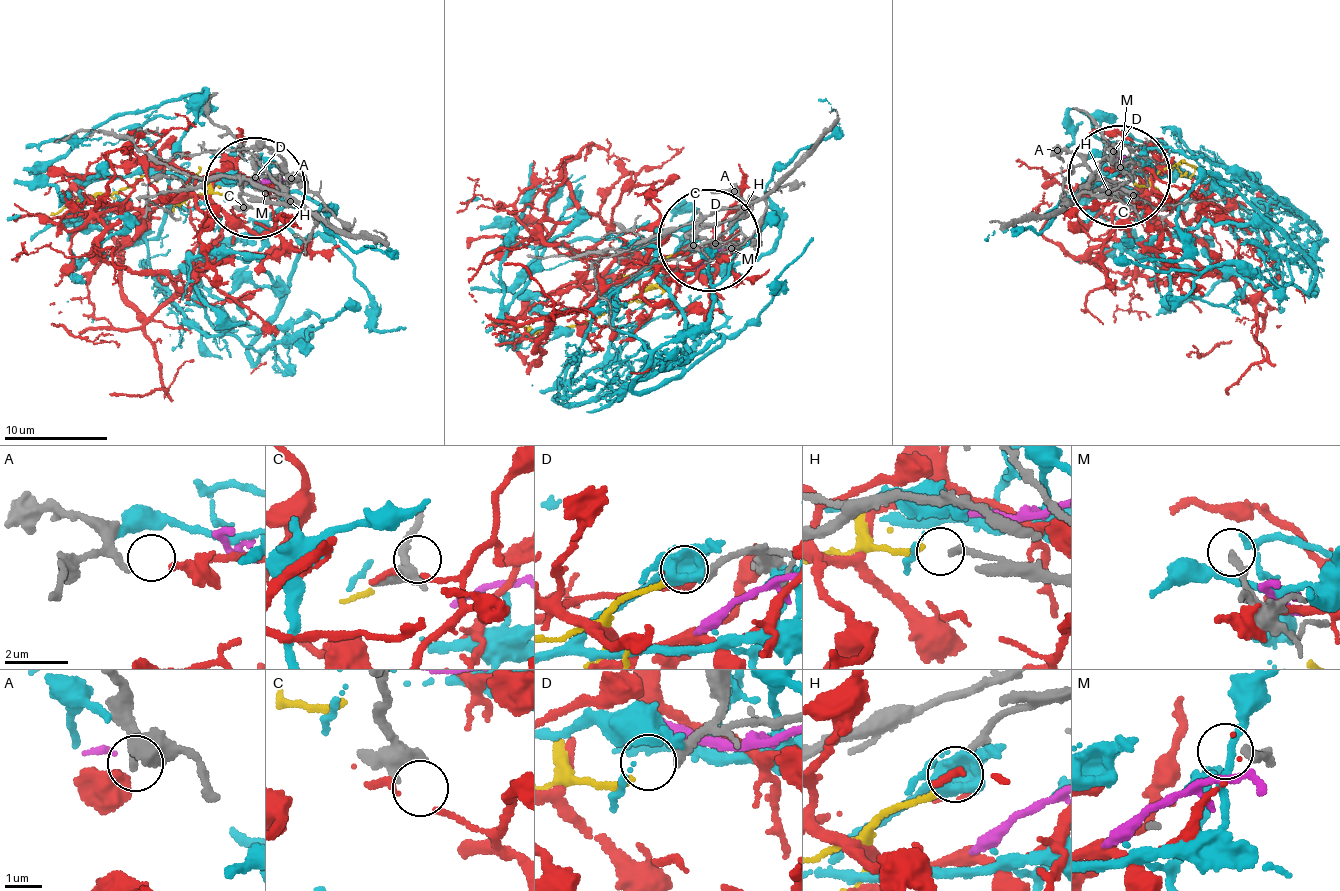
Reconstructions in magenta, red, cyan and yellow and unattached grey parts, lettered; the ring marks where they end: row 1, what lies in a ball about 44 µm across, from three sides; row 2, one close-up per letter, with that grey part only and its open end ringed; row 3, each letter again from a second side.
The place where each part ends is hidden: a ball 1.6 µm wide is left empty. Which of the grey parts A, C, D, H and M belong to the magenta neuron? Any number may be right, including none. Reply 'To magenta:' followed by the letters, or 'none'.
To magenta: none

